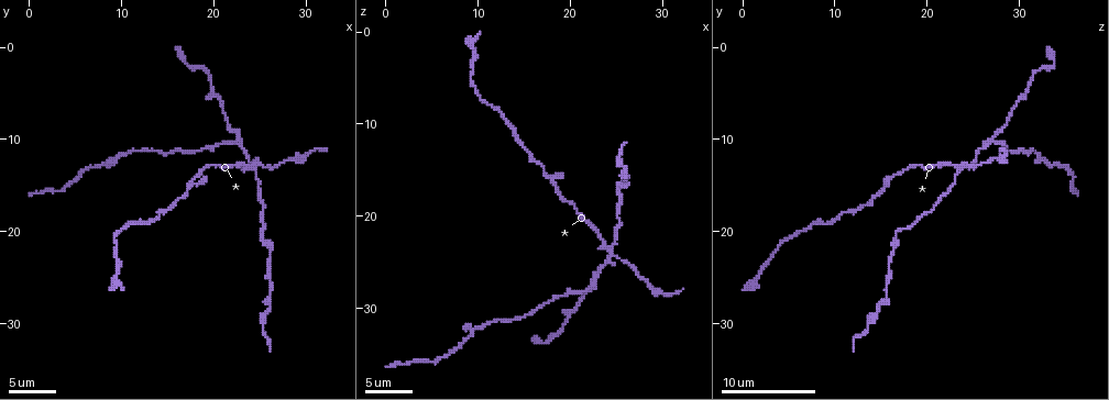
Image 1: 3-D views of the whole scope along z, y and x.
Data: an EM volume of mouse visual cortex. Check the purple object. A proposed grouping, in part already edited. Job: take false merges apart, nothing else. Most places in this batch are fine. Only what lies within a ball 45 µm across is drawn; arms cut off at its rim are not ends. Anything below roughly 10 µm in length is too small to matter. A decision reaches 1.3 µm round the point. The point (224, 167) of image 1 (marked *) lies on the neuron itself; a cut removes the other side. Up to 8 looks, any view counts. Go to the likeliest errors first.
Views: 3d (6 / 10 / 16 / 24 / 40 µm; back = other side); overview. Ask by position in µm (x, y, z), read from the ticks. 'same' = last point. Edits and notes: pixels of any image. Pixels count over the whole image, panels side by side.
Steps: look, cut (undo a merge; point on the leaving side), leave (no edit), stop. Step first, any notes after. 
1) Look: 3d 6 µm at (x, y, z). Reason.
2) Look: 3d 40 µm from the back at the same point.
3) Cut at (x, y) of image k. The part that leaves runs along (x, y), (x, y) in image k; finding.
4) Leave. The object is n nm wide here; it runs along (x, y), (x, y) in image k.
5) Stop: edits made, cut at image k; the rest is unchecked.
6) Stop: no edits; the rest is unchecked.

Look: 3d 6 µm at (24.4, 13.0, 23.6). Four or more arms meet.

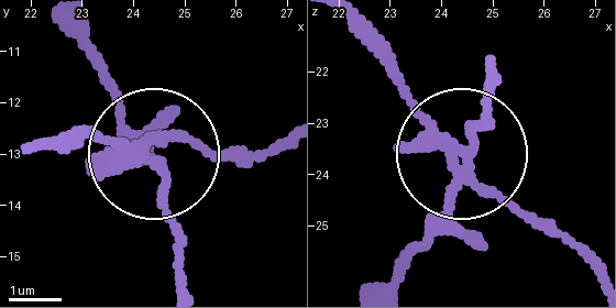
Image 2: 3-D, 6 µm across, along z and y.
Look: 3d 6 µm from the back at (24.50, 13.20, 23.75).

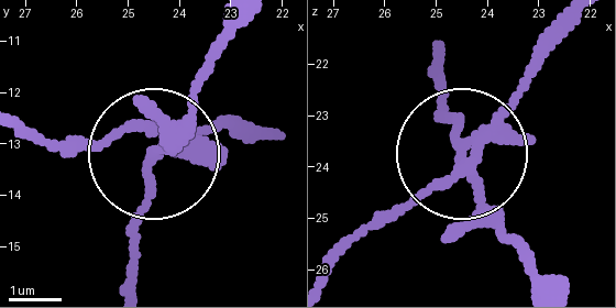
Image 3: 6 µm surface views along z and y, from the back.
Leave. 4 arms meet here; it runs along (575, 25), (462, 147), (444, 83) in image 3; all the same neuron.

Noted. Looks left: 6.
Look: 3d 10 µm at (22.6, 10.0, 27.0). Three arms meet.

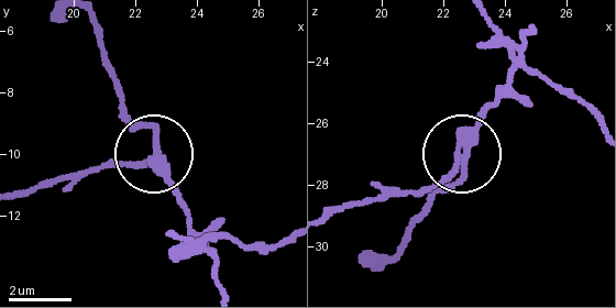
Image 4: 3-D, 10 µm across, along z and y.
Cut at (133, 167) of image 4. 3 arms meet here; the part that leaves runs along (151, 161), (88, 168), (18, 193) in image 4; two neurons meet here.

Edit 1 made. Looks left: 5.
Look: overview.

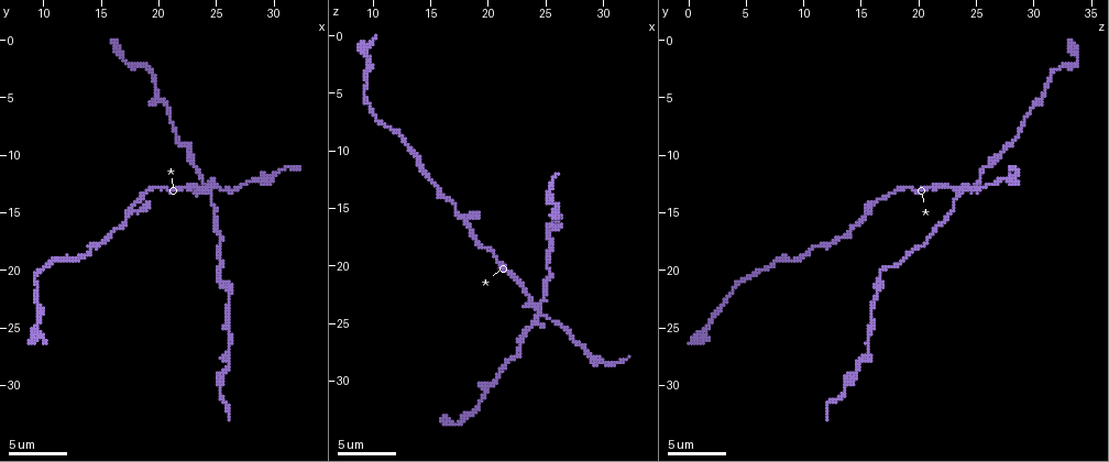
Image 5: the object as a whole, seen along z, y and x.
Look: 3d 16 µm at (25.0, 20.0, 16.8). Thick turns thin.

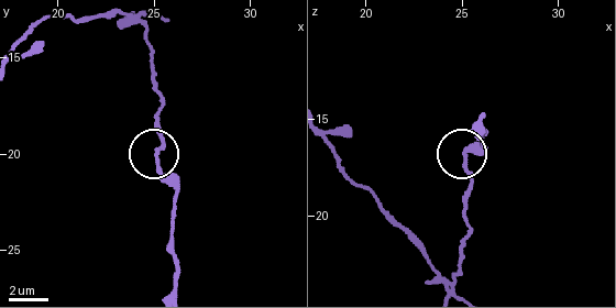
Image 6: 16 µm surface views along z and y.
Look: 3d 6 µm at (25.2, 20.1, 16.7). Closer look.

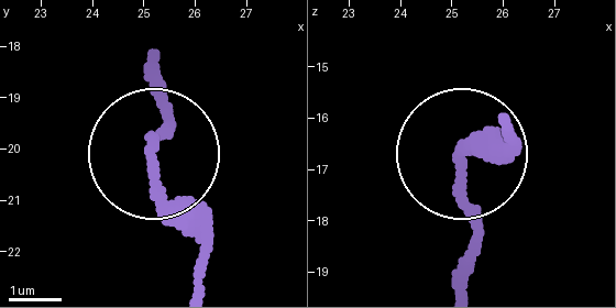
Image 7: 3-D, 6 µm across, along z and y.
Leave. It runs along (147, 68), (161, 116), (147, 186), (200, 274) in image 7; continuous, no second neuron.

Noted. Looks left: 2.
Look: 3d 6 µm at (17.0, 15.4, 15.2). Thick turns thin.

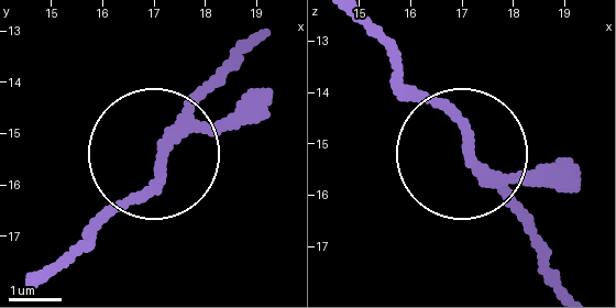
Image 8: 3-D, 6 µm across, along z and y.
Look: 3d 6 µm from the back at (17.20, 15.35, 15.20).

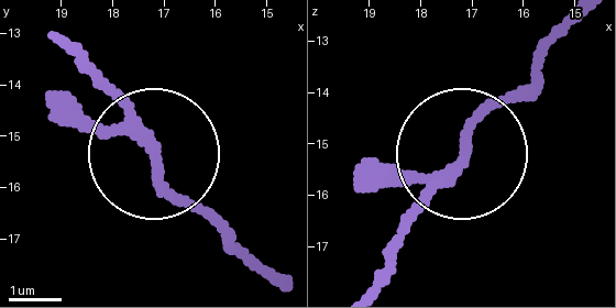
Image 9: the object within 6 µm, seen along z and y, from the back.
Leave. It runs along (51, 35), (230, 242) in image 9; one neuron here.

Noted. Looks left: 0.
Stop: edits made, cut at image 4; the rest is unchecked.

